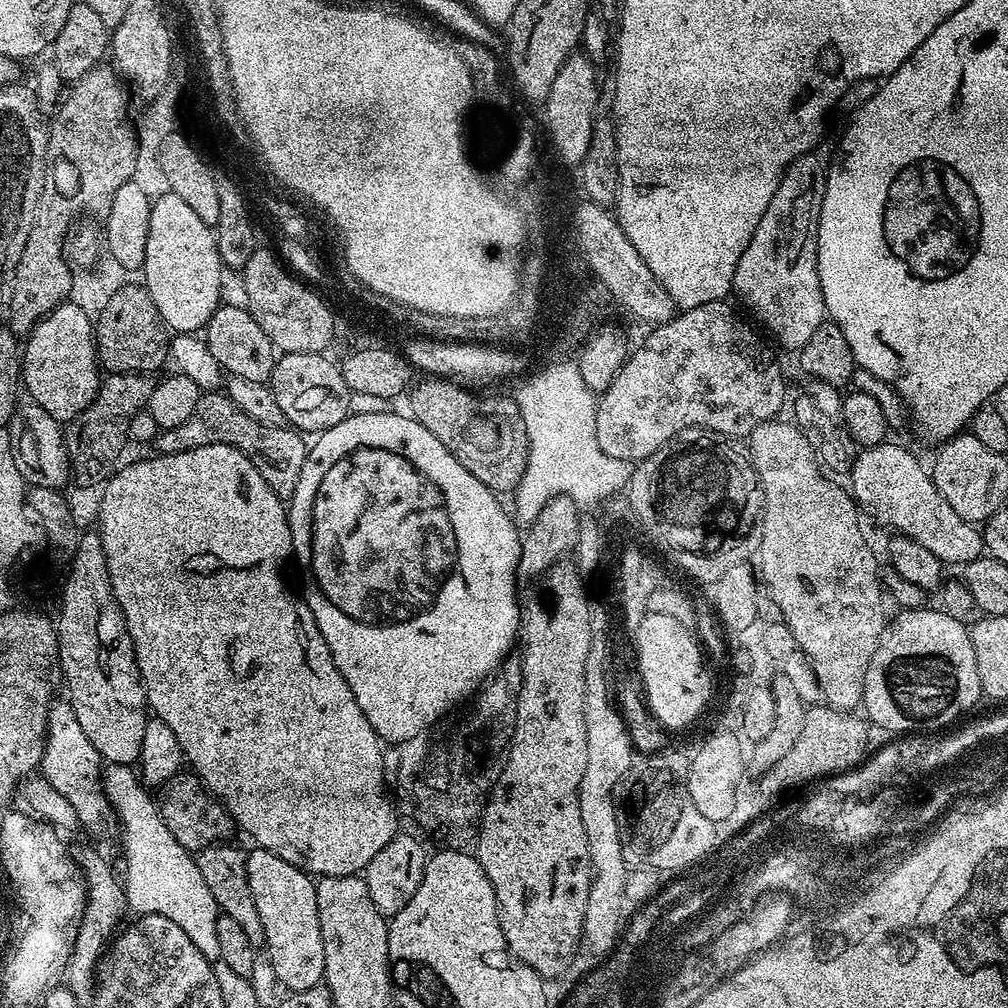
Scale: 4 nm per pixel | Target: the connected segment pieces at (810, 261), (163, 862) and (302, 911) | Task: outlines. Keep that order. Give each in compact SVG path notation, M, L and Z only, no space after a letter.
M816 154L798 157L785 170L734 270L732 292L752 308L757 321L767 320L780 333L784 350L806 346L826 319L822 282L818 278L818 222L827 181L828 168Z
M108 764L103 769L102 779L104 793L108 795L122 828L124 824L122 880L127 907L141 916L162 914L162 918L170 918L170 922L175 922L186 938L202 950L207 960L219 961L217 930L222 913L196 865L197 857L170 834L170 826L166 826L162 818L157 797L149 791L133 765Z
M258 847L247 853L246 877L265 930L264 947L272 963L275 983L288 992L310 990L310 986L321 983L324 978L316 880L298 866L290 866L286 858L278 858L278 854Z

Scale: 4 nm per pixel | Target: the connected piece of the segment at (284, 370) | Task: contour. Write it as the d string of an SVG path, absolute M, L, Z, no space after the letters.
M285 352L272 371L270 387L287 423L301 433L319 434L338 426L350 415L347 408L349 390L339 367L319 352Z

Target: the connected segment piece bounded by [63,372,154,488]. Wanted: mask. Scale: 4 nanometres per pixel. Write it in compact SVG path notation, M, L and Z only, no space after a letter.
M113 372L101 379L94 402L90 402L90 406L67 425L68 432L63 433L73 481L77 480L84 488L92 488L95 484L103 485L116 471L118 464L115 460L124 444L129 443L130 418L147 409L153 383L153 377L143 372Z

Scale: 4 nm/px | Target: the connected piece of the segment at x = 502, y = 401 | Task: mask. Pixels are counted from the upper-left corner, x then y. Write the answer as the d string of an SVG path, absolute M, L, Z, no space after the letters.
M424 378L418 384L410 392L412 419L426 426L426 430L430 430L430 434L434 434L434 438L438 438L438 442L442 442L442 446L446 446L446 450L450 450L450 454L454 454L454 458L490 491L515 493L528 461L526 426L519 416L515 399L511 395L477 394L471 387L443 378Z

